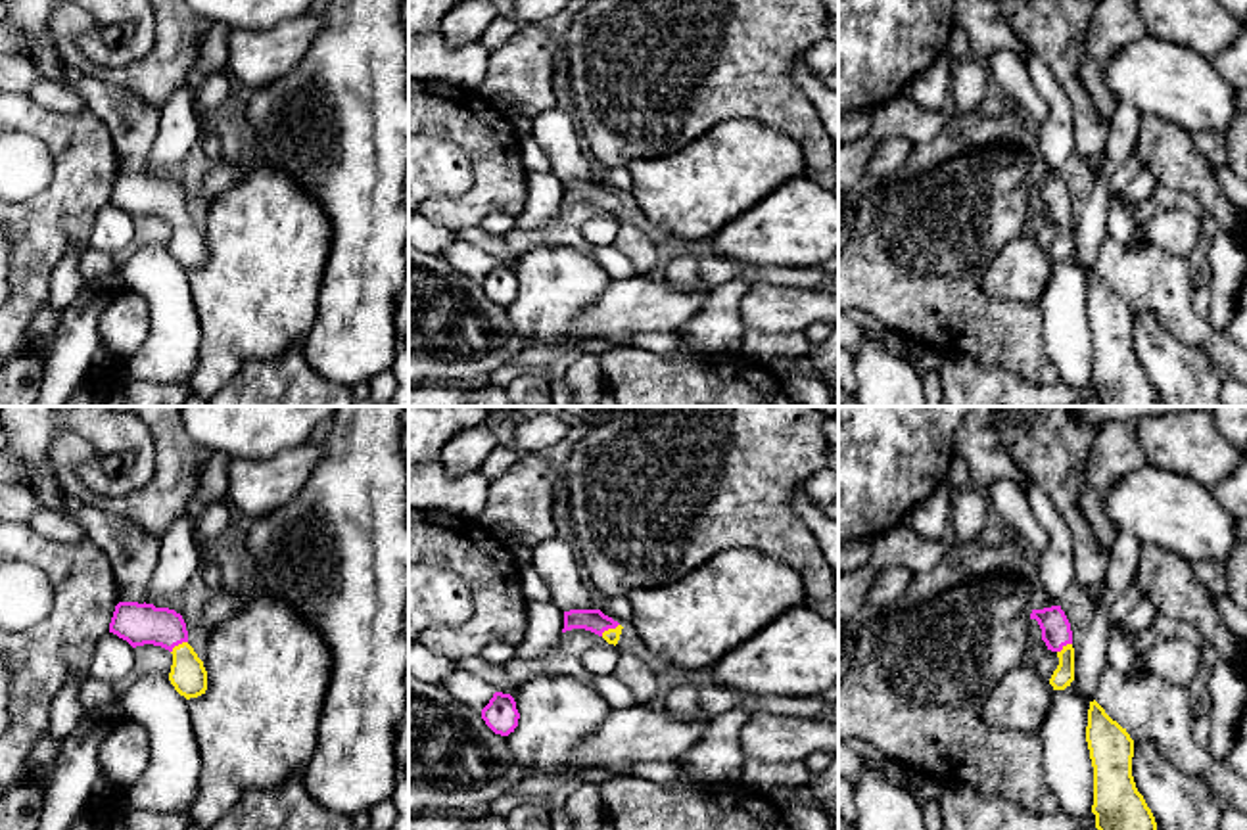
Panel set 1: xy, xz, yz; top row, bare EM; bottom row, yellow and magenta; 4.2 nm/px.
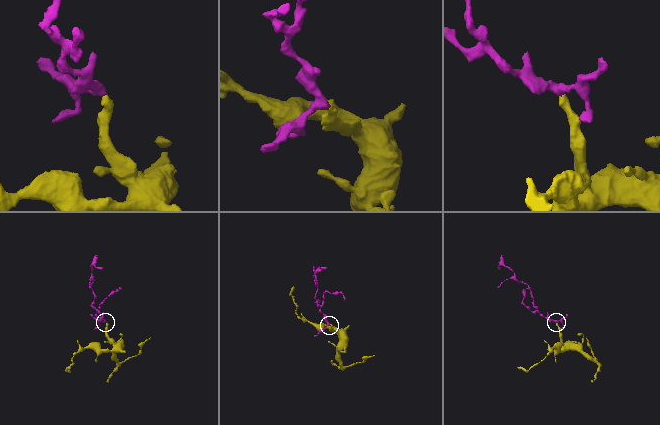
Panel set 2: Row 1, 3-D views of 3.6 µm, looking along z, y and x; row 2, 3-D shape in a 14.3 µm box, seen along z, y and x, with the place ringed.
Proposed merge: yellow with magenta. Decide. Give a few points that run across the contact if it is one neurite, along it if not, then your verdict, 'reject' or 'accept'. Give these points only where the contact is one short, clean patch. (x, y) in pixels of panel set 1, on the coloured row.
xz (612, 635), (609, 629), (591, 620) | accept

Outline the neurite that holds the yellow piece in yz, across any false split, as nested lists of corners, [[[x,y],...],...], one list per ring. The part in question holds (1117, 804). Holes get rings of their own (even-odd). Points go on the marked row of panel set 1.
[[[1095,700],[1088,709],[1086,742],[1094,767],[1095,828],[1157,830],[1132,776],[1134,740]]]

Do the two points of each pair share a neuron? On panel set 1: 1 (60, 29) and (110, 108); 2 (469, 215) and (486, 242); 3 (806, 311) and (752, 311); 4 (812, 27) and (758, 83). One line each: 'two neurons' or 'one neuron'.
1: two neurons
2: two neurons
3: one neuron
4: one neuron

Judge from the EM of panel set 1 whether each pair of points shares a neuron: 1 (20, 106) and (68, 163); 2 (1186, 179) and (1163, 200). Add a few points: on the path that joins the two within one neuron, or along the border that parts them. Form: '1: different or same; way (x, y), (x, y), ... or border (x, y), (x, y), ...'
1: same; way (33, 119), (60, 150)
2: different; border (1161, 184), (1188, 192), (1205, 209)

